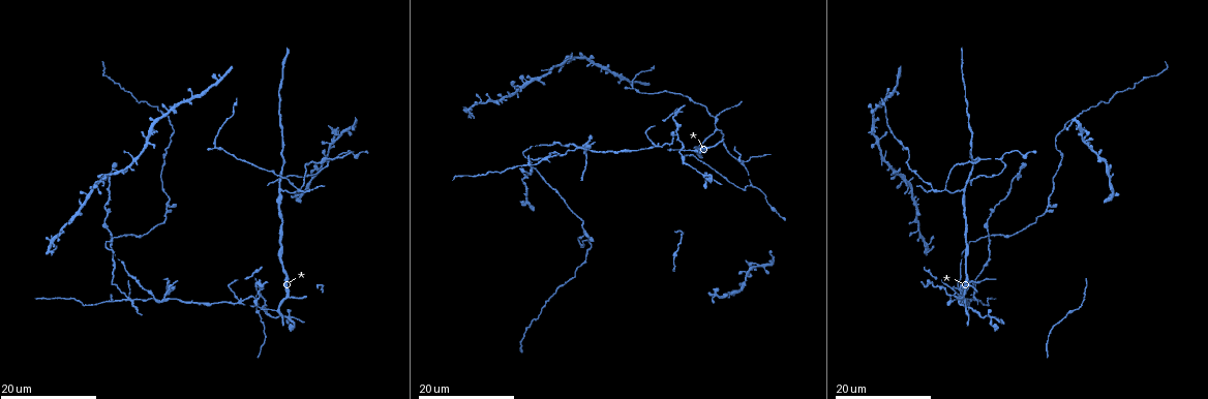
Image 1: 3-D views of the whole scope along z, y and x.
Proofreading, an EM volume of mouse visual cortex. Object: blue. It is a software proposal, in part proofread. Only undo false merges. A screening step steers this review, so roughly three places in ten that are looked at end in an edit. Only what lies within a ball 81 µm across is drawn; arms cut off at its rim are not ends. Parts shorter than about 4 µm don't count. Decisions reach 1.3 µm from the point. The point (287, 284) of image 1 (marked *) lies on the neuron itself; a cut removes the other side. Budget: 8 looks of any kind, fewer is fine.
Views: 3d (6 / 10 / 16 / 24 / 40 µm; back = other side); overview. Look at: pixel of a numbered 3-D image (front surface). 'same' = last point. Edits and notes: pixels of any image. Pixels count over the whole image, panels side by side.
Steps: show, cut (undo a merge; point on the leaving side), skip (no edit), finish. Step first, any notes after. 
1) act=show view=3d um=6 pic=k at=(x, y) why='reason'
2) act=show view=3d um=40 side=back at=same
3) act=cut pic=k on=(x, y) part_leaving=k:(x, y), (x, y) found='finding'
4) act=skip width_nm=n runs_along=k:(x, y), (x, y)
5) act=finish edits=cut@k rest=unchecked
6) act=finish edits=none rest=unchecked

act=show view=3d um=24 pic=1 at=(716, 117)

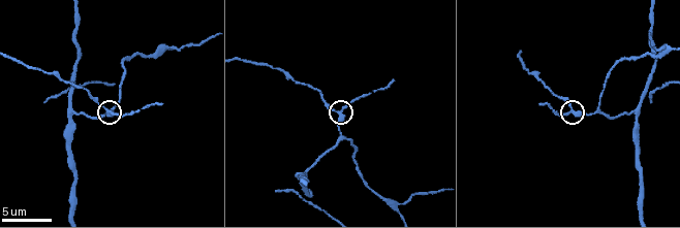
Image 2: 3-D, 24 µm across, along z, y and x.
act=show view=3d um=6 pic=2 at=(572, 111) why='closer look'

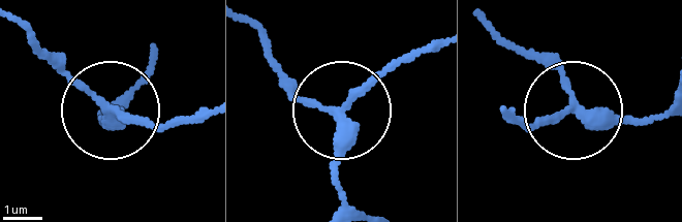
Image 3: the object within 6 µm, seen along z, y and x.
act=skip width_nm=230 runs_along=3:(338, 200), (338, 121), (407, 56) found='all the same neuron'

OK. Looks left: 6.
act=show view=3d um=24 pic=1 at=(903, 148) why='a narrow waist'

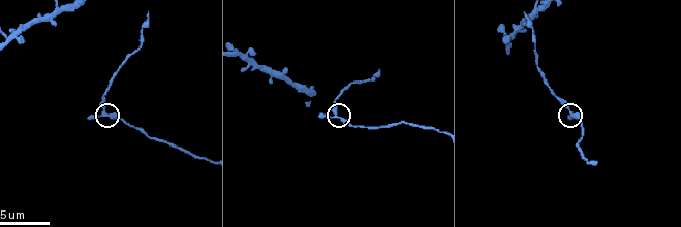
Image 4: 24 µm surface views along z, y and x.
act=show view=3d um=6 pic=4 at=(335, 117)

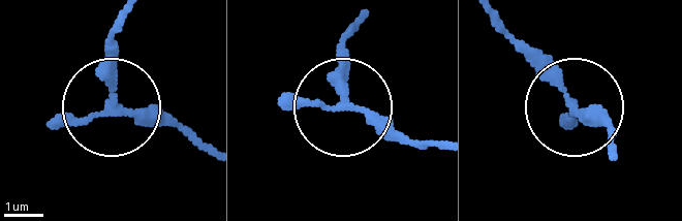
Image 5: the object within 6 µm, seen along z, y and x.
act=skip width_nm=200 runs_along=5:(613, 158), (606, 125), (577, 115), (507, 36) found='continuous, no second neuron'

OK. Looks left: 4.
act=show view=3d um=10 pic=2 at=(147, 57) why='calibre changes'

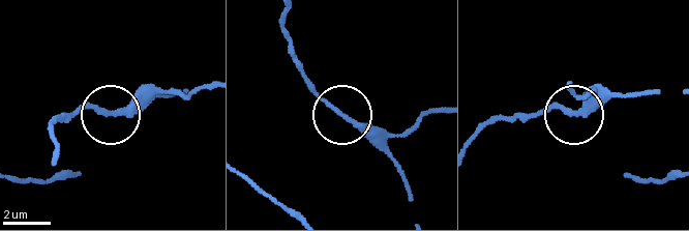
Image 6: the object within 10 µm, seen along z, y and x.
act=show view=3d um=10 side=back pic=6 at=(344, 116)

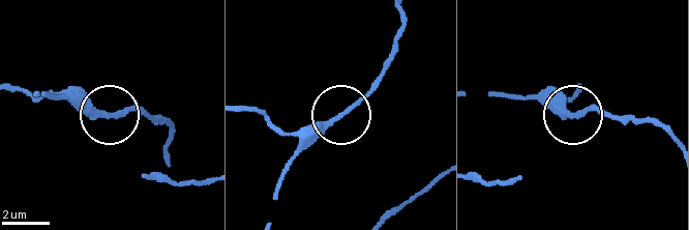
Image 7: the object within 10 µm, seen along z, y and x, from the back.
act=skip runs_along=7:(667, 130), (593, 112), (567, 117), (533, 95) found='all the same neuron'

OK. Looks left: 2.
act=show view=3d um=6 pic=2 at=(72, 92) why='four-way junction'

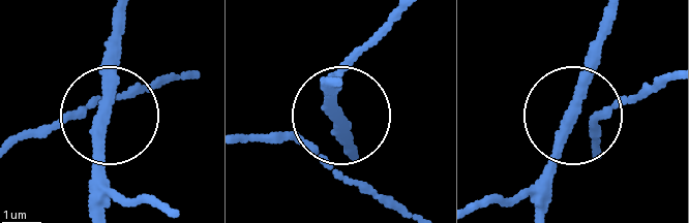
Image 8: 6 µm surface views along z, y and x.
act=skip arms=4 runs_along=8:(96, 213), (96, 134), (116, 29) found='continuous, no second neuron'

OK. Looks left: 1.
act=finish edits=none rest=unchecked

